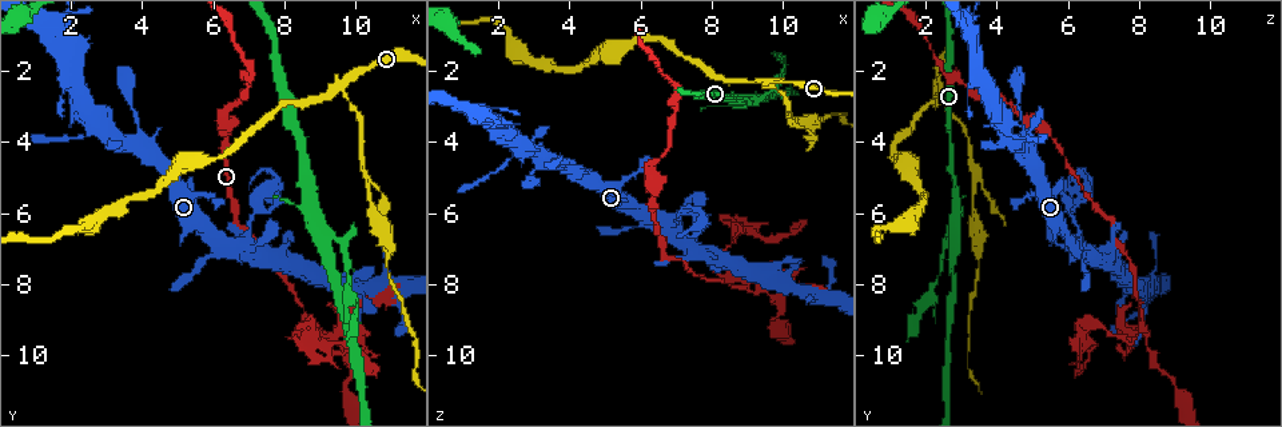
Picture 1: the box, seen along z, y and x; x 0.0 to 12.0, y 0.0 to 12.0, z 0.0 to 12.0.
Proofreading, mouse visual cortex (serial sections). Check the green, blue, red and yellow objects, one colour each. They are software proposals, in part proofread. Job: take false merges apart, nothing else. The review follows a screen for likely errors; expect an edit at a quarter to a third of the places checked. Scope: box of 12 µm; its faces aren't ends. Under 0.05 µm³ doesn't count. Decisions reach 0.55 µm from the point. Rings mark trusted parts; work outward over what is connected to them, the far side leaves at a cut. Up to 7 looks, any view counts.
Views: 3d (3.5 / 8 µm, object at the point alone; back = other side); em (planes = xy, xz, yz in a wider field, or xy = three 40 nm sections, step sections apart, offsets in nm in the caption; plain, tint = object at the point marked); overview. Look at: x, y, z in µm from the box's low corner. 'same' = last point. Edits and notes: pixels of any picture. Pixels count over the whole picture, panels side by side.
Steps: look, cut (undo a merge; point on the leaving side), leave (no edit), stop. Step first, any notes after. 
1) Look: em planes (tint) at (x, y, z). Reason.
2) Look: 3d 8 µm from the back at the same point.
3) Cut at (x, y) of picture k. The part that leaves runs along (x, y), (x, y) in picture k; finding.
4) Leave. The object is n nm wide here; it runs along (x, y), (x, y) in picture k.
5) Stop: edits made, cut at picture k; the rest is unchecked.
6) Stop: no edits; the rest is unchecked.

Look: 3d 3.5 µm from the back at (9.6, 2.4, 2.3). Abrupt turn.

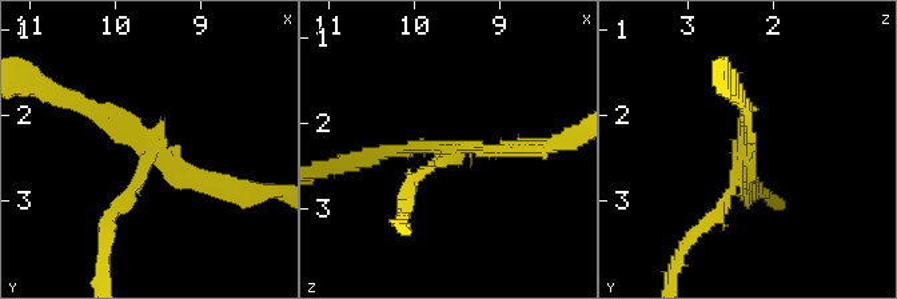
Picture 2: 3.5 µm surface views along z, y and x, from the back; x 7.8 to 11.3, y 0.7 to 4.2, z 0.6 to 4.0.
Look: em xy step 5 (tint) at (9.55, 2.45, 2.30). 3 arms meet here; the arms are 150, 150, 200 nm wide.

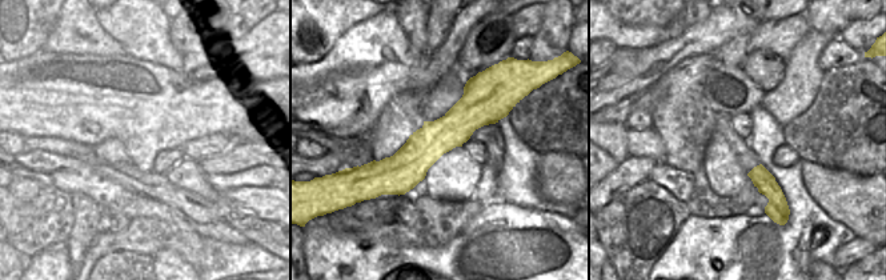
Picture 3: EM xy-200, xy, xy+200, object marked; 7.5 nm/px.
Cut at (124, 196) of picture 2. A border runs along (445, 116), (441, 131), (423, 132) in picture 3; a second cell is stuck on.

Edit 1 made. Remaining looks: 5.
Look: 3d 3.5 µm at (9.1, 6.8, 2.8). Branch point.

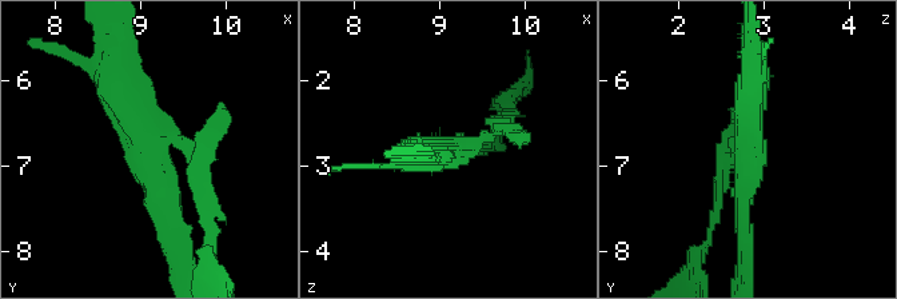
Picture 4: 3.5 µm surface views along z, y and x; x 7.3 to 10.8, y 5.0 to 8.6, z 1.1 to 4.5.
Look: em xy step 2 (tint) at (9.10, 6.75, 2.85). 3 arms meet here; the arms are 150, 250, 350 nm wide; need the tissue.

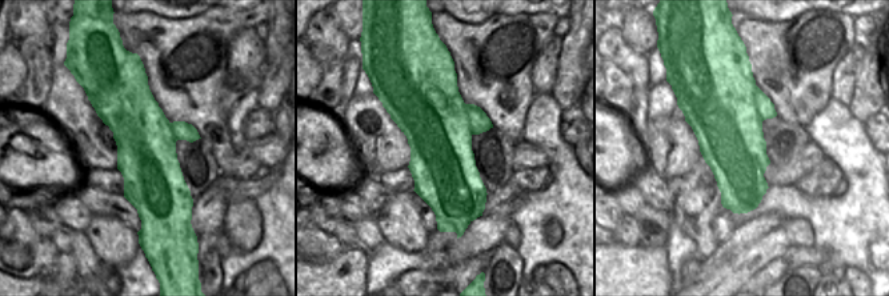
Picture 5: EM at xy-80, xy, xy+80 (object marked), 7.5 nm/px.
Look: em xy step 1 (tint) at the same point. Another direction.

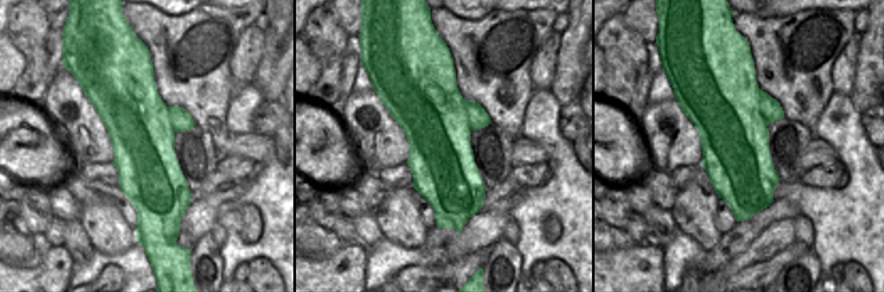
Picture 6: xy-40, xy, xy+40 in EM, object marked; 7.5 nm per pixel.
Leave. It runs along (112, 67), (170, 230) in picture 4; one cell here.

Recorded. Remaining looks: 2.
Look: 3d 3.5 µm at (7.2, 5.9, 6.0). Branch point.

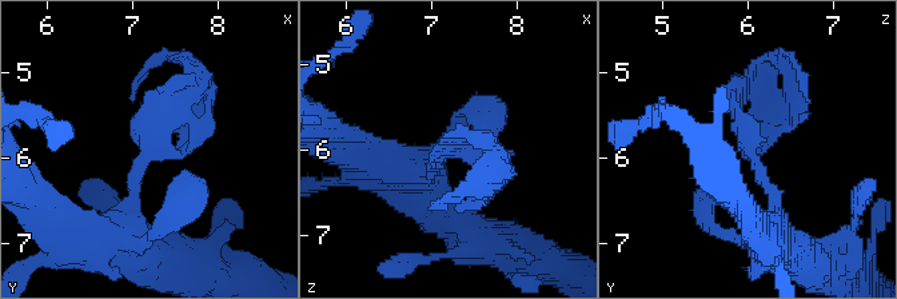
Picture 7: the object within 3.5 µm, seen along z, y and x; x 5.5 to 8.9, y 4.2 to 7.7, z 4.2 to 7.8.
Look: em xy step 1 (tint) at (7.20, 6.00, 6.05). Now the EM.

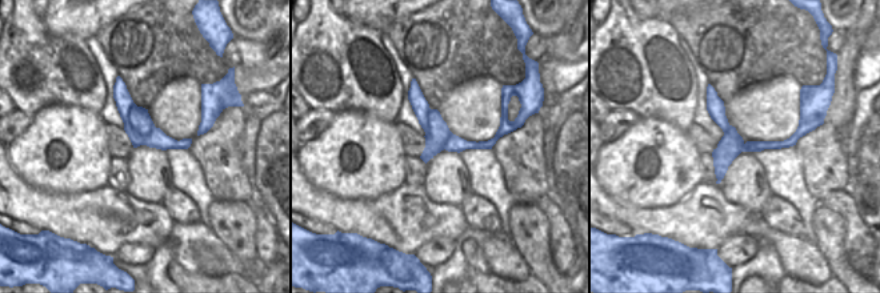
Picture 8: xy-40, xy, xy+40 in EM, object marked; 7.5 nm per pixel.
Cut at (159, 127) of picture 7. The part that leaves runs along (143, 164), (188, 62) in picture 7; two cells meet here.

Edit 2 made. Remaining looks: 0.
Stop: edits made, cut at picture 2, cut at picture 7; the rest is unchecked.

